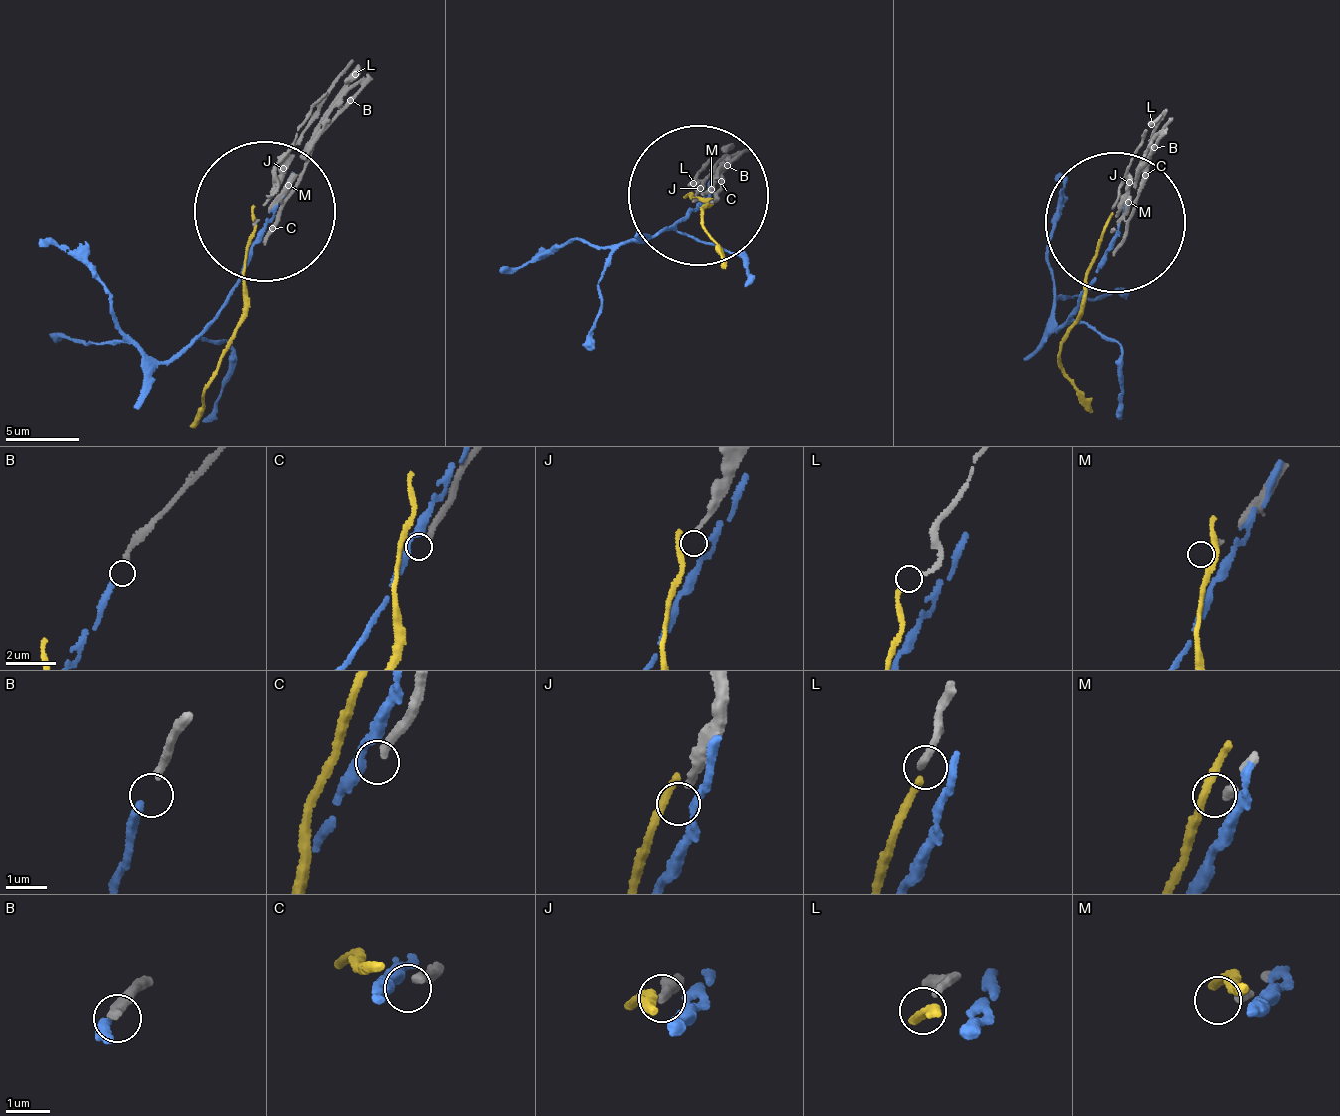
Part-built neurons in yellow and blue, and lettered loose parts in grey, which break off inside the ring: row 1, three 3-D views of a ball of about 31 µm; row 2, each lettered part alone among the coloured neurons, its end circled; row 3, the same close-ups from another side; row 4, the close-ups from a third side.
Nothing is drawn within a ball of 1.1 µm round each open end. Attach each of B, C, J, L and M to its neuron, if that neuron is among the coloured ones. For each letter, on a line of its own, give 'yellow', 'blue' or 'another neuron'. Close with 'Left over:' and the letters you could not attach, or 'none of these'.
B: blue
C: another neuron
J: another neuron
L: yellow
M: another neuron
Left over: C, J, M

